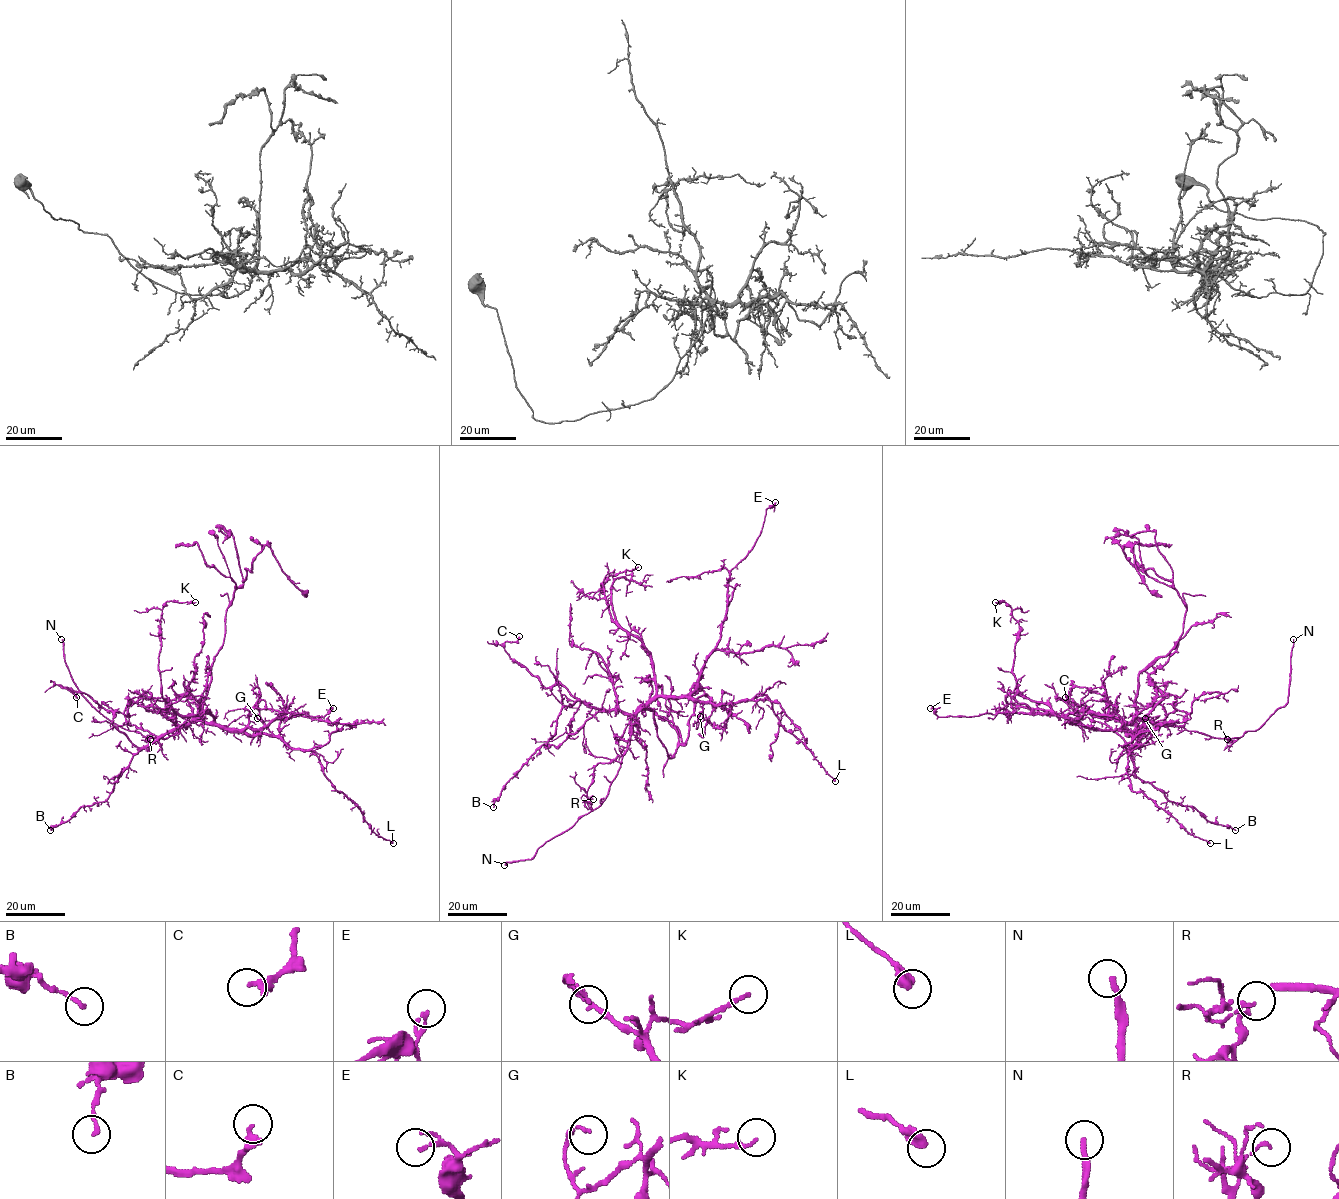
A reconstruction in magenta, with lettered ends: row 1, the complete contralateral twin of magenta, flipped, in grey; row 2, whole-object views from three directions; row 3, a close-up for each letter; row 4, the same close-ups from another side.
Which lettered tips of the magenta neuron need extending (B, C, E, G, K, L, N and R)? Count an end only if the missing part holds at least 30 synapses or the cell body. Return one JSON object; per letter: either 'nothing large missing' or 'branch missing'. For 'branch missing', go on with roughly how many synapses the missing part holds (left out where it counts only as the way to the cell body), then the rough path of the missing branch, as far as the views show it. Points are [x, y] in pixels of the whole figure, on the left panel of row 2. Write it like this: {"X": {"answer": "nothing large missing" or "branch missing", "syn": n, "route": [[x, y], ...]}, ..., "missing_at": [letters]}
{"B": {"answer": "nothing large missing"}, "C": {"answer": "nothing large missing"}, "E": {"answer": "nothing large missing"}, "G": {"answer": "nothing large missing"}, "K": {"answer": "nothing large missing"}, "L": {"answer": "nothing large missing"}, "N": {"answer": "branch missing", "route": [[61, 639], [72, 609], [100, 582], [115, 554], [129, 547], [186, 534], [209, 516]]}, "R": {"answer": "nothing large missing"}, "missing_at": ["N"]}

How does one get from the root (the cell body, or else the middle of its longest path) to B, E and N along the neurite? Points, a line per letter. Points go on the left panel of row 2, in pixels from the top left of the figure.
B: (206, 698), (197, 717), (161, 734), (133, 756), (105, 800), (82, 806), (67, 820), (52, 826), (50, 830)
E: (206, 698), (201, 710), (204, 719), (216, 726), (237, 729), (260, 729), (284, 713), (323, 717), (333, 708)
N: (206, 698), (200, 714), (167, 738), (147, 738), (125, 729), (101, 714), (78, 690), (65, 662), (61, 639)

